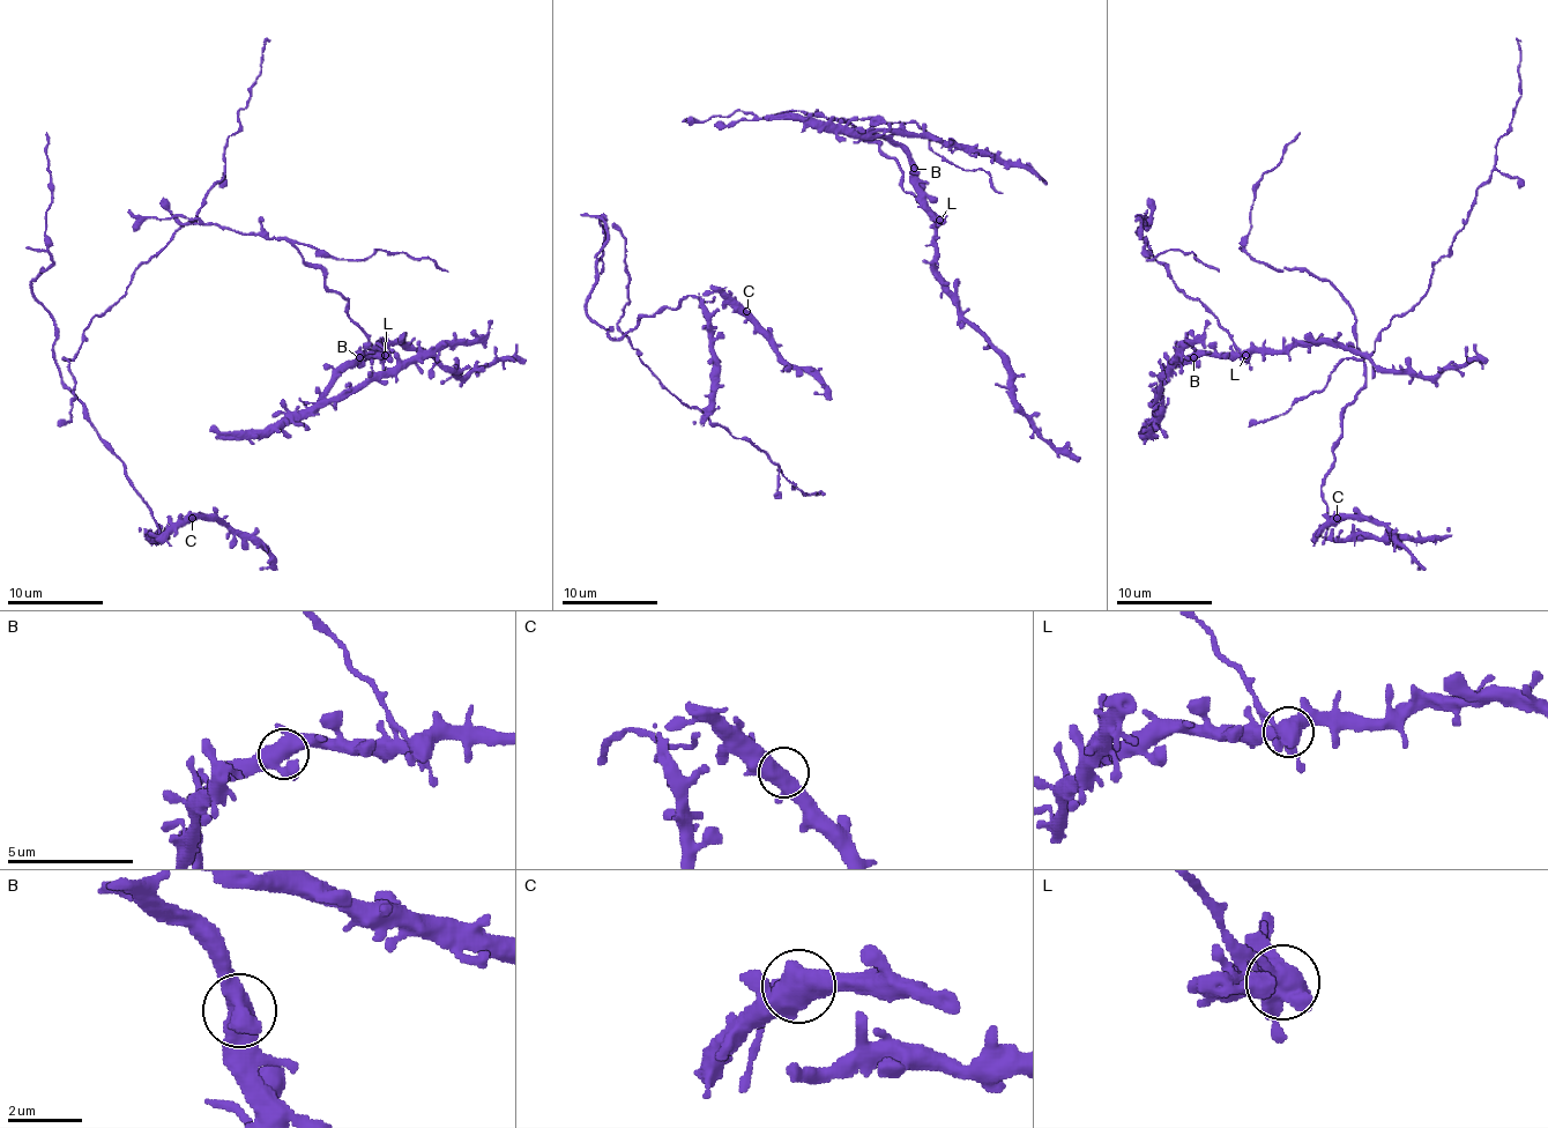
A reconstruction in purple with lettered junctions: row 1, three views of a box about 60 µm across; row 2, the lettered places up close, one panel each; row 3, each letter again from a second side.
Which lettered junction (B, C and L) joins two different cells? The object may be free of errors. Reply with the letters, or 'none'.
L

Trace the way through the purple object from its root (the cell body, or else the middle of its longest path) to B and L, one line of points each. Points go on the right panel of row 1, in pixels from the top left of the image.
B: (1218, 319), (1232, 341), (1232, 350), (1199, 353), (1193, 357)
L: (1218, 319), (1232, 343), (1247, 355)

